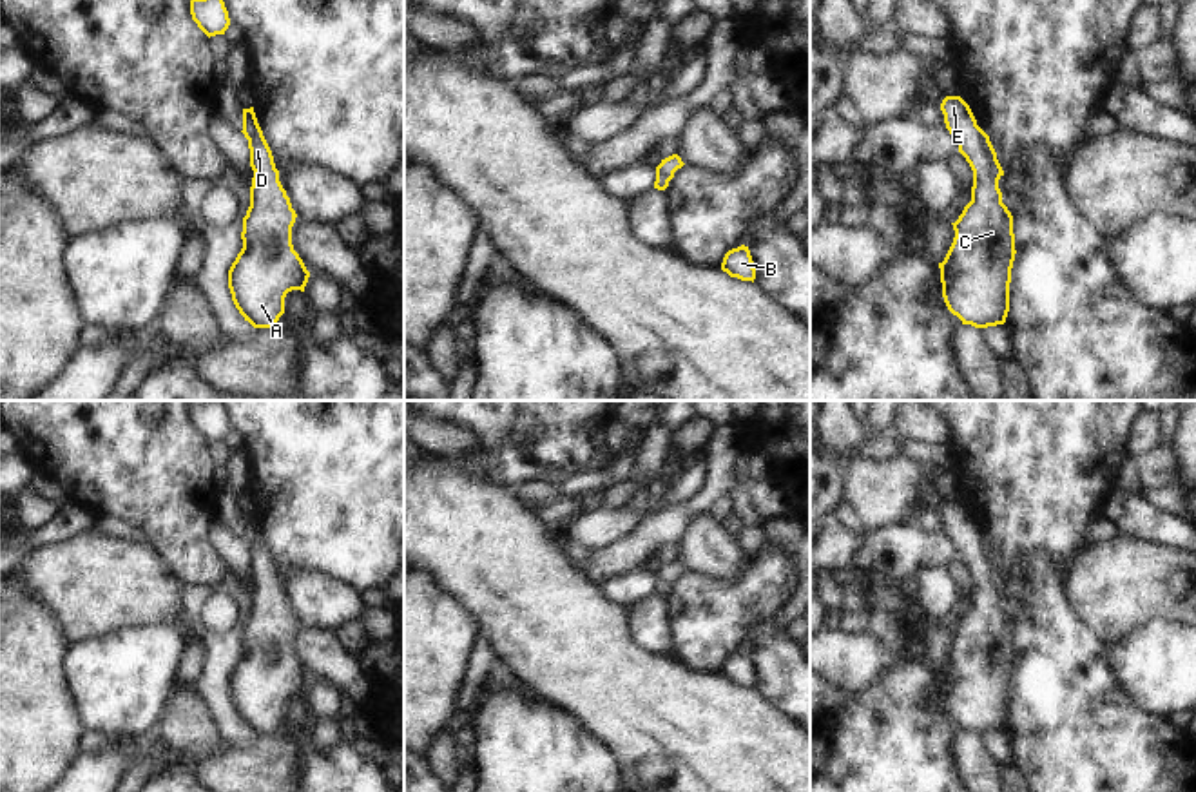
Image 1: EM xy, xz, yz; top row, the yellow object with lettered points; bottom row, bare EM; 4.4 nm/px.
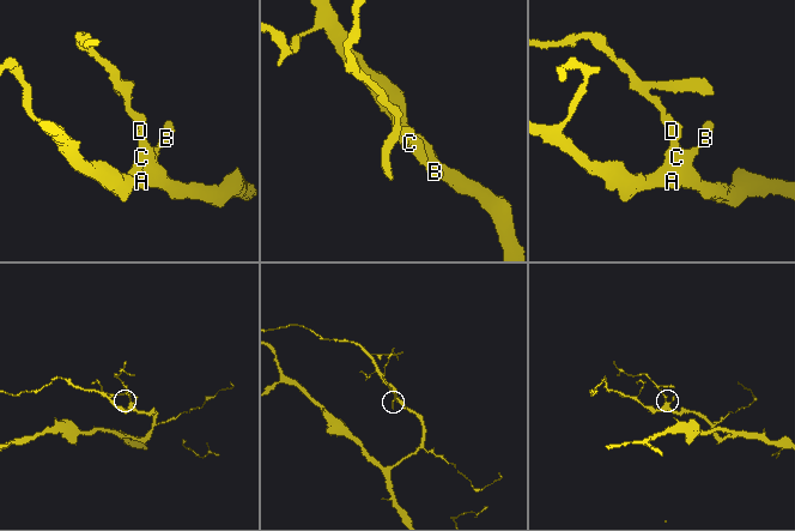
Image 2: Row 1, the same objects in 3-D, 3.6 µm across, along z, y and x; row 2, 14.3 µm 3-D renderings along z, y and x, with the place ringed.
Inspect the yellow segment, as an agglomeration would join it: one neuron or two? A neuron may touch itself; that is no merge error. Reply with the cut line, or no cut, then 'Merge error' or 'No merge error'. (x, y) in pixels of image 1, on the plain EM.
No split. No merge error.

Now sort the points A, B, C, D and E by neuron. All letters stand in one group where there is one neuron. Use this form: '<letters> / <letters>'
A B C D E

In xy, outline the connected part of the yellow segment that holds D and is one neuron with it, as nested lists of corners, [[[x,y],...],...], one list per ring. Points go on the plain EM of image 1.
[[[254,513],[243,515],[243,536],[250,555],[250,573],[254,576],[250,593],[250,613],[243,623],[243,654],[228,676],[228,694],[239,720],[254,734],[274,734],[285,720],[285,703],[292,696],[304,698],[310,678],[292,651],[292,633],[295,616],[279,587],[272,556],[257,529]]]

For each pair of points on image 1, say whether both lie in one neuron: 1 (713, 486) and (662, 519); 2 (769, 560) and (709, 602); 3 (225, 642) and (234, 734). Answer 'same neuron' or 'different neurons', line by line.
1: same neuron
2: same neuron
3: same neuron

